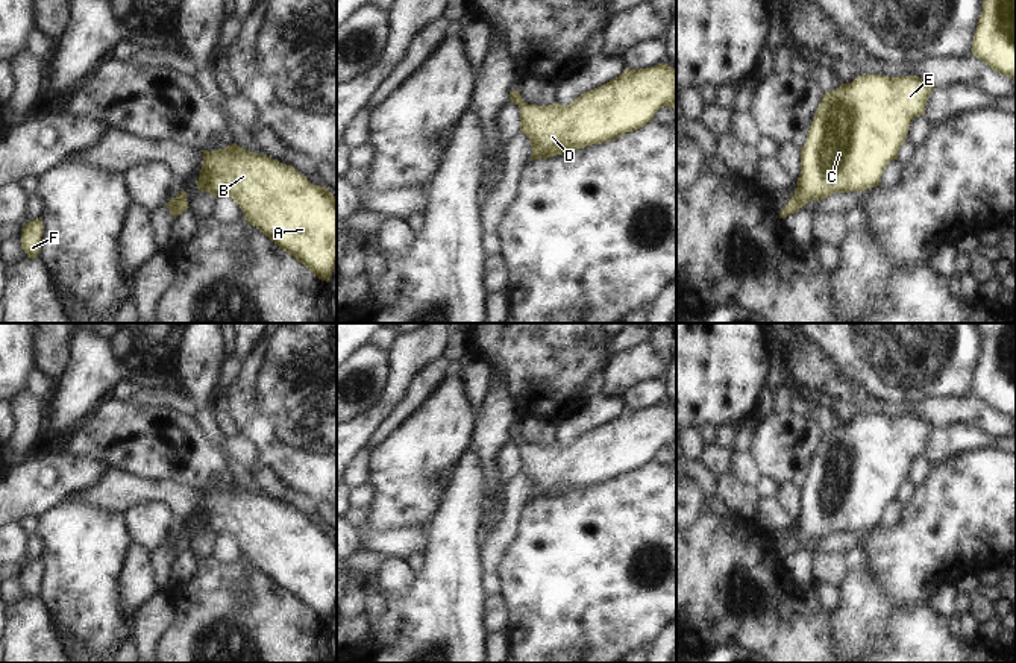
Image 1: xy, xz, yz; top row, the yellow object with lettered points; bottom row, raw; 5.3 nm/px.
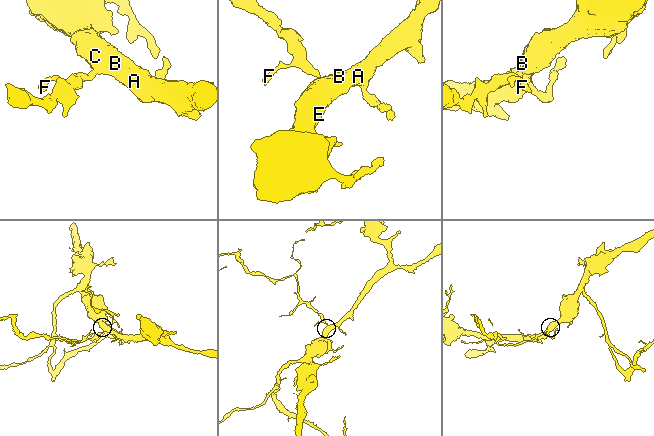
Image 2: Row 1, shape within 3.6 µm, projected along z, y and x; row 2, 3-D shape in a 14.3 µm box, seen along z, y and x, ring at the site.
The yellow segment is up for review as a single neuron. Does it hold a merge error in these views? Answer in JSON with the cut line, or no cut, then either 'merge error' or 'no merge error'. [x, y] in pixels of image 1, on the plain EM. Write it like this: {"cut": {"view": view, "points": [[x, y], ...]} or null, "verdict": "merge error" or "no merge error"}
{"cut": null, "verdict": "no merge error"}

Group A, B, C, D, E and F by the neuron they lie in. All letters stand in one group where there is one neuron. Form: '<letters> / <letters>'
A B C D E F

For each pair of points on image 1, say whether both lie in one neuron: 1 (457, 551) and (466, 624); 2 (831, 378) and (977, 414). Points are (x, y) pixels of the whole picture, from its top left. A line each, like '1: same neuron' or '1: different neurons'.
1: same neuron
2: same neuron

